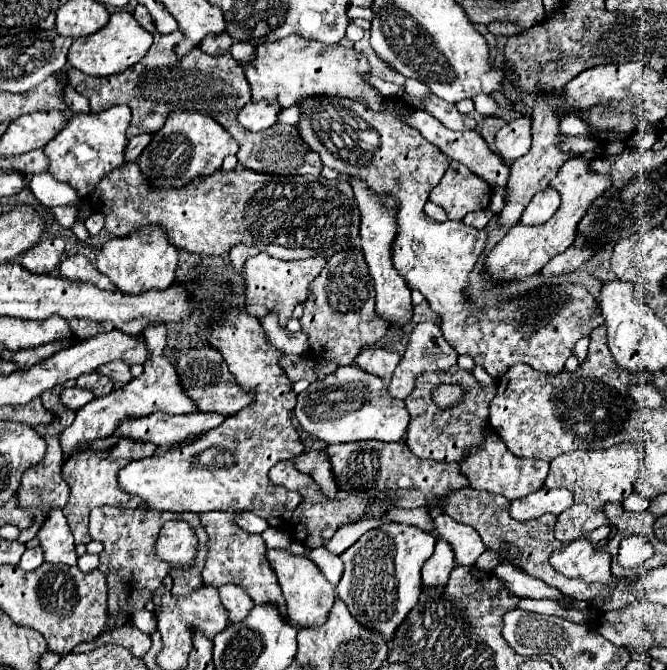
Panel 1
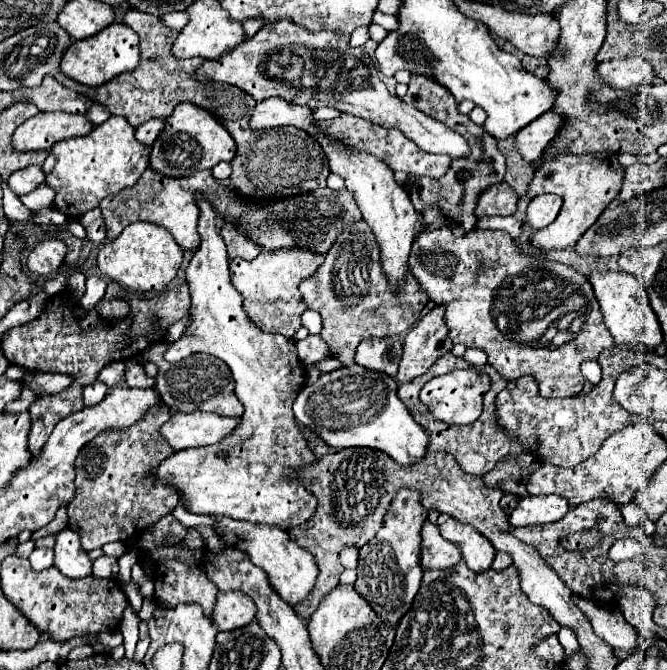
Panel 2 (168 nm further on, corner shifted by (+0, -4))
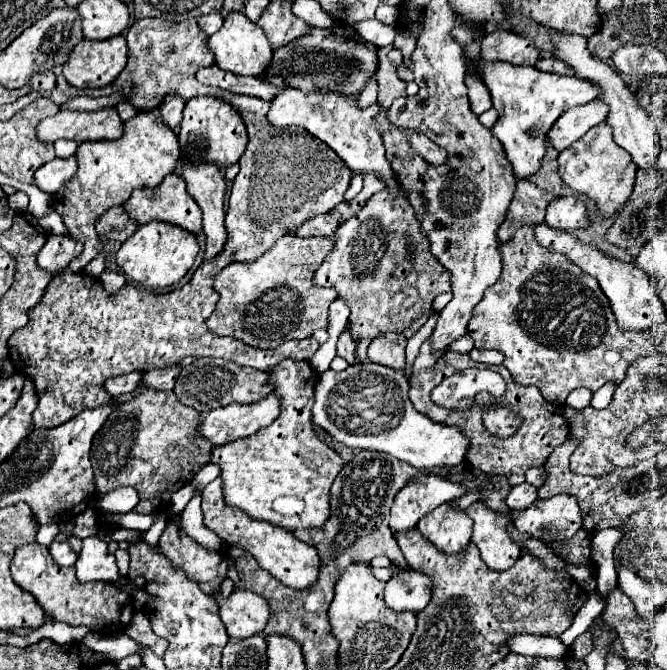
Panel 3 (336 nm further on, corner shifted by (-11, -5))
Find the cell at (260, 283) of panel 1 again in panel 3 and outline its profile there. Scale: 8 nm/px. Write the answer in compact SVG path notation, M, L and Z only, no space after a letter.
M290 233L254 263L232 263L224 267L214 279L214 289L220 293L220 299L214 313L206 319L206 327L218 337L230 335L258 349L272 349L290 339L306 339L314 329L326 327L328 305L336 299L336 293L332 289L316 287L312 283L312 273L332 253L332 247L334 241L330 237L294 237Z

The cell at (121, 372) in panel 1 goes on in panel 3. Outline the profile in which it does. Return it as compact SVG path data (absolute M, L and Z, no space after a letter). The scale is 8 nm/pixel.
M178 365L164 367L164 369L152 369L152 371L146 371L144 373L144 379L142 381L144 381L144 387L148 387L148 389L172 391L178 373L180 373L180 367Z

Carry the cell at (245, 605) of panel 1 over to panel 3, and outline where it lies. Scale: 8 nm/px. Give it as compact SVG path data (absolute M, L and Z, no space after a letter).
M232 591L232 595L228 599L220 601L220 617L232 639L246 639L256 633L262 633L262 629L268 621L268 601L264 601L264 597L260 597L252 591Z

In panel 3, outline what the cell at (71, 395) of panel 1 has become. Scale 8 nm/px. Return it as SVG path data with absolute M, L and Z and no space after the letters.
M132 371L132 373L128 373L128 375L120 375L120 377L112 377L112 379L108 379L108 381L104 383L104 391L106 391L108 395L112 395L112 397L118 397L118 395L122 395L122 393L134 391L140 379L142 379L142 375L140 375L138 371Z

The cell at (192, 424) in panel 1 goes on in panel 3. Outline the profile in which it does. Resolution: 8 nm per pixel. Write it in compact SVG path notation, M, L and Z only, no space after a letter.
M268 395L252 405L218 407L202 419L196 431L212 445L224 445L268 427L276 419L276 413L280 413L280 401Z

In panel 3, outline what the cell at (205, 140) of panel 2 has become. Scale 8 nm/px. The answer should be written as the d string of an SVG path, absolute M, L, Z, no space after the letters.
M194 97L184 107L184 119L180 123L178 141L182 149L182 159L190 163L214 163L218 167L228 167L238 163L246 151L246 127L236 109L226 101L216 97Z

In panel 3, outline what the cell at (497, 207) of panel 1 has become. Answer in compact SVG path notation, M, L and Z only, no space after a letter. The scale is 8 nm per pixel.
M604 121L558 155L558 173L564 185L590 197L602 217L612 217L628 201L634 187L636 169L638 167L634 165L630 153L614 143L612 127Z

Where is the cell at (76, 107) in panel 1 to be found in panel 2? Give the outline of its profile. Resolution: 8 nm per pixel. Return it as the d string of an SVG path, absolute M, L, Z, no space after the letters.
M93 104L91 110L89 110L85 116L89 118L89 122L93 122L95 126L99 126L99 124L103 124L111 114L105 112L105 108L101 108L101 104Z

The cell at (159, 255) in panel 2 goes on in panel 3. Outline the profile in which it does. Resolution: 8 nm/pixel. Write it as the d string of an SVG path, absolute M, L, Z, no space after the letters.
M152 221L152 223L140 225L138 231L122 243L122 247L116 253L116 263L130 281L150 289L166 289L178 283L190 271L198 251L200 247L192 233L180 227L174 227L170 223Z

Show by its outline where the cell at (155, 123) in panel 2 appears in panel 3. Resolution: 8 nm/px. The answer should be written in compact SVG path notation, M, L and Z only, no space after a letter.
M168 97L168 101L164 101L164 105L160 105L160 113L162 113L164 125L168 125L170 129L180 125L182 109L184 109L182 97Z

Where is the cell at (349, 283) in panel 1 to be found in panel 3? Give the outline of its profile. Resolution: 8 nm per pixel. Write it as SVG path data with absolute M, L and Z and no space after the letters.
M382 189L368 199L368 205L360 209L350 221L344 221L336 229L336 243L332 253L324 259L324 263L314 273L312 281L318 287L336 289L338 297L346 301L350 307L350 335L354 341L374 339L384 333L402 333L416 319L432 311L432 301L438 293L450 291L450 273L444 269L436 257L432 257L428 249L428 239L420 233L420 223L416 221L414 209L400 193L392 193L392 189Z

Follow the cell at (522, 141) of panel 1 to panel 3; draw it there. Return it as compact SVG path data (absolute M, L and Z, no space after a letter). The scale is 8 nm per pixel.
M592 101L588 105L578 105L560 115L560 119L548 131L548 143L556 151L564 151L574 141L578 141L588 129L602 123L608 115L608 107L602 101Z

